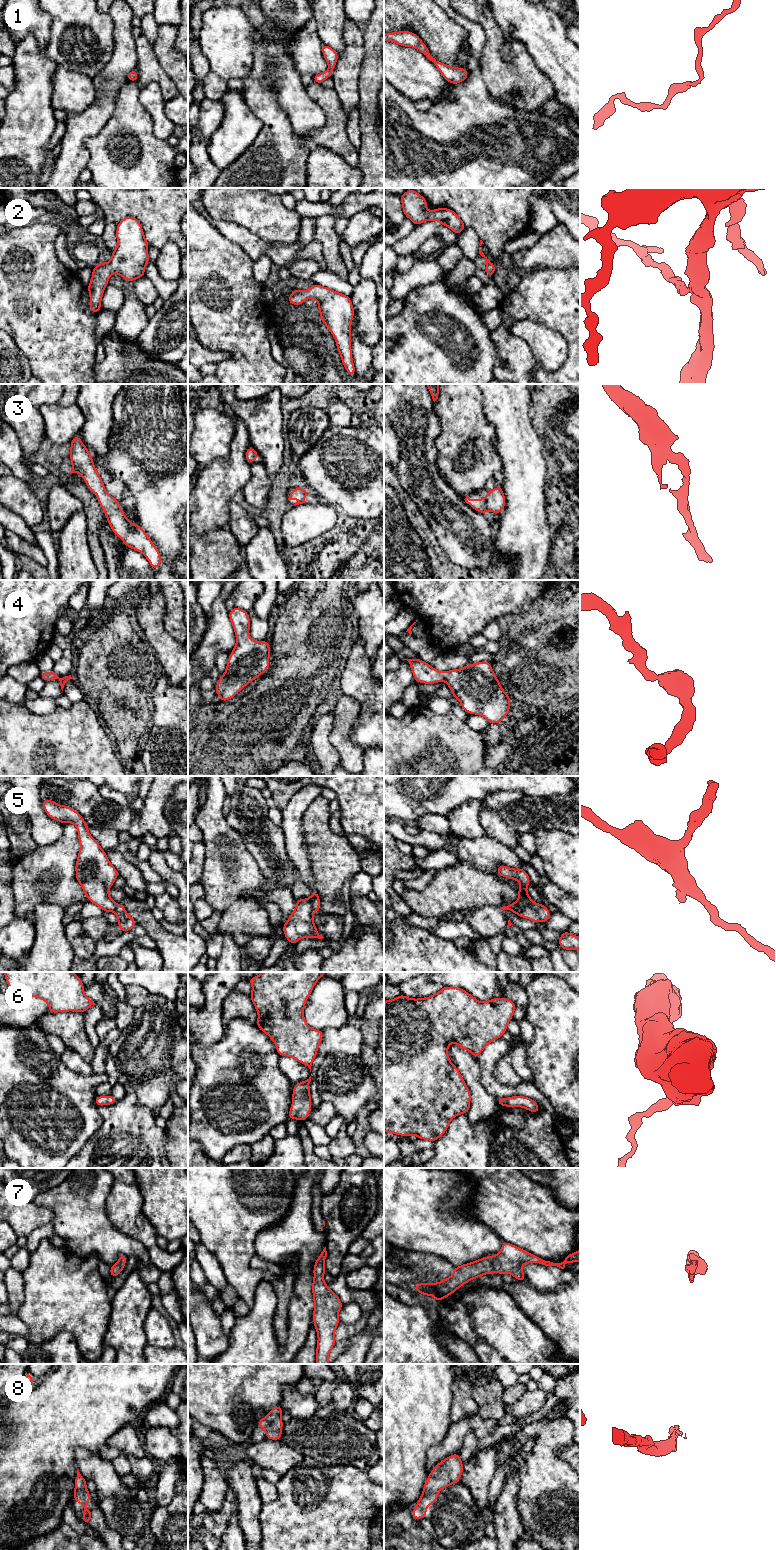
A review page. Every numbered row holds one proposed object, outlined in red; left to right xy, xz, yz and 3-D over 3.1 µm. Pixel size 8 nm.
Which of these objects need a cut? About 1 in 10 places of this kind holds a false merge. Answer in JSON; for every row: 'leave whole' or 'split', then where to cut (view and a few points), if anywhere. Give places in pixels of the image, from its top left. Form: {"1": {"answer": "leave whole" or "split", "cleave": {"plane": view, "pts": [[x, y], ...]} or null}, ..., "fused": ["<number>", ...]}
{"1": {"answer": "leave whole", "cleave": null}, "2": {"answer": "leave whole", "cleave": null}, "3": {"answer": "leave whole", "cleave": null}, "4": {"answer": "leave whole", "cleave": null}, "5": {"answer": "split", "cleave": {"plane": "xz", "pts": [[310, 897], [314, 911]]}}, "6": {"answer": "leave whole", "cleave": null}, "7": {"answer": "leave whole", "cleave": null}, "8": {"answer": "leave whole", "cleave": null}, "fused": ["5"]}

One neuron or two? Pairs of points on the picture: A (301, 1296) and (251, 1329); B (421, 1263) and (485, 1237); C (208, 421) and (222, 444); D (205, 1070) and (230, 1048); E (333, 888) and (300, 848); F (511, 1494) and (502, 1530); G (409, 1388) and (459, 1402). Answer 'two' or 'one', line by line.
A: one
B: two
C: one
D: one
E: two
F: one
G: two

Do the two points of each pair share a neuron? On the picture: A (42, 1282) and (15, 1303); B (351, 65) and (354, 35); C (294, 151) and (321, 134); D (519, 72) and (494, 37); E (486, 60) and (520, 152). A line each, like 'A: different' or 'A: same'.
A: different
B: same
C: different
D: same
E: different

